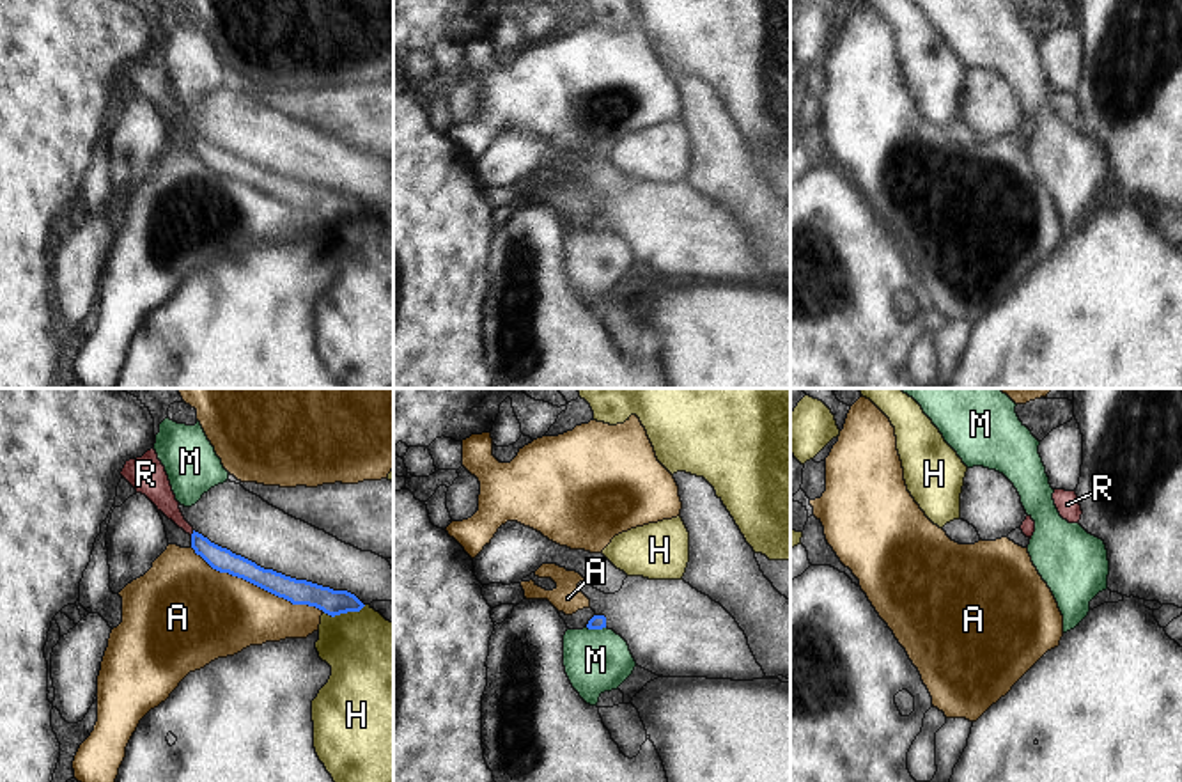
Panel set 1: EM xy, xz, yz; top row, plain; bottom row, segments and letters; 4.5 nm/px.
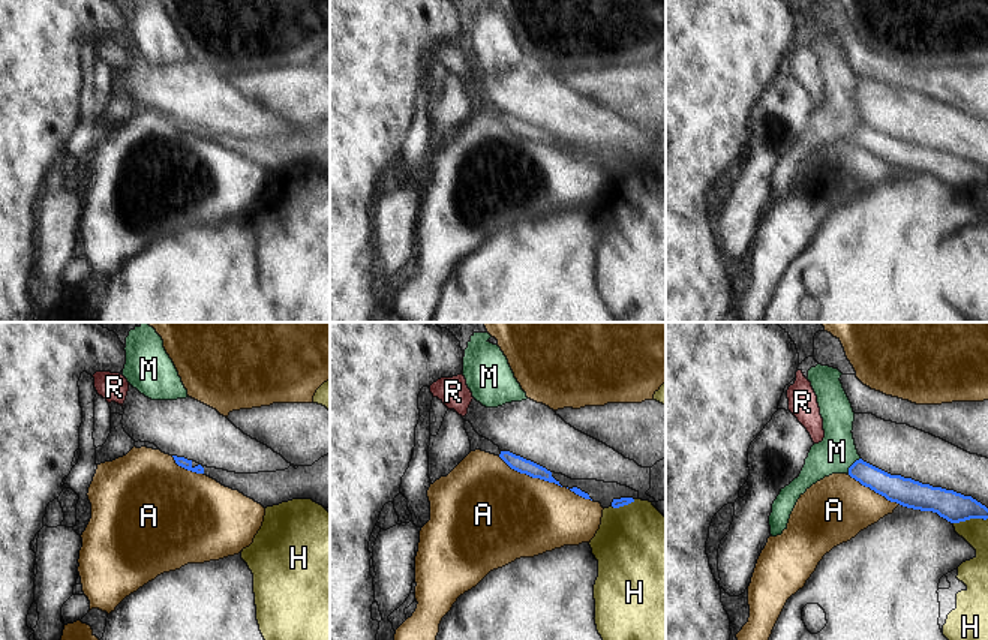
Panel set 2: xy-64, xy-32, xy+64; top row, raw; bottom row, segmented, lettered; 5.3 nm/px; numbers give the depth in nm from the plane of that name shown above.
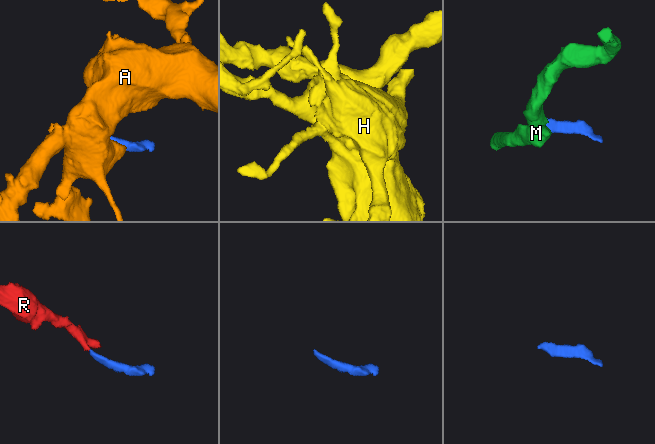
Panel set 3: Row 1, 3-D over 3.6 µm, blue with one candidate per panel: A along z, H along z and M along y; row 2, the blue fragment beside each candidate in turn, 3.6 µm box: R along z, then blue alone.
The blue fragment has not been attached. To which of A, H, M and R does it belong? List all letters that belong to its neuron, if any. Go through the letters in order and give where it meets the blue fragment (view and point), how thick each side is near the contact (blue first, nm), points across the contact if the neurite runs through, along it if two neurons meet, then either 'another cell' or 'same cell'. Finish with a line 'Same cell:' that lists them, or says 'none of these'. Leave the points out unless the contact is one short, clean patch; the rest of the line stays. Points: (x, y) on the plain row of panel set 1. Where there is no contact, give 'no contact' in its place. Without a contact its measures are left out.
A: xy (257, 188) | 110/400 nm | another cell
H: xy (344, 215) | 110/380 nm | along xy (365, 208), (358, 213), (334, 218), (323, 215) | another cell
M: xz (596, 231) | 60/280 nm | along xz (587, 229), (605, 231) | another cell
R: xy (194, 135) | 110/120 nm | across xy (220, 162), (194, 135), (176, 119), (158, 93) | same cell
Same cell: R

